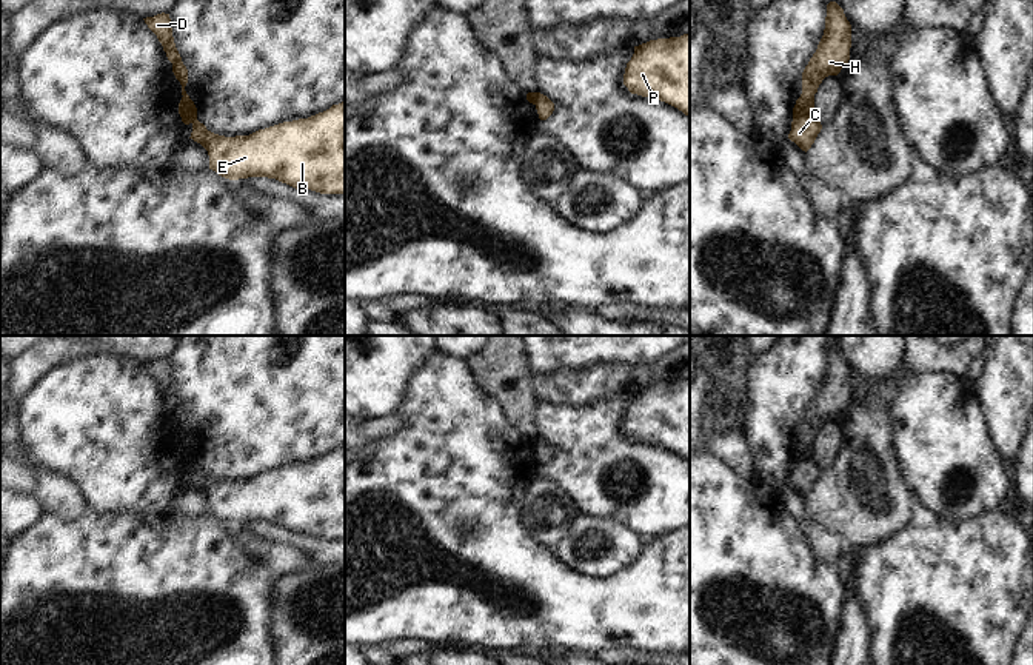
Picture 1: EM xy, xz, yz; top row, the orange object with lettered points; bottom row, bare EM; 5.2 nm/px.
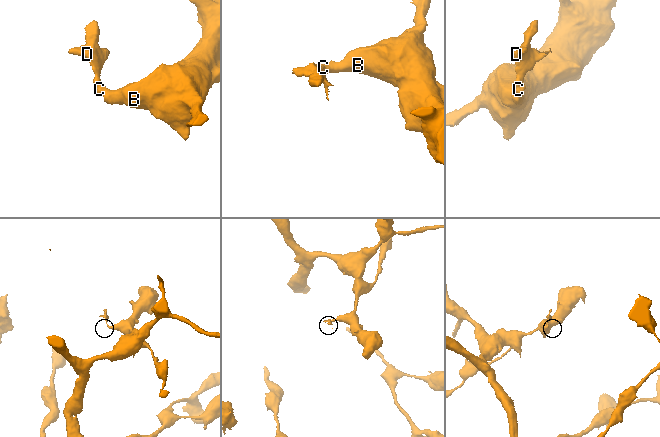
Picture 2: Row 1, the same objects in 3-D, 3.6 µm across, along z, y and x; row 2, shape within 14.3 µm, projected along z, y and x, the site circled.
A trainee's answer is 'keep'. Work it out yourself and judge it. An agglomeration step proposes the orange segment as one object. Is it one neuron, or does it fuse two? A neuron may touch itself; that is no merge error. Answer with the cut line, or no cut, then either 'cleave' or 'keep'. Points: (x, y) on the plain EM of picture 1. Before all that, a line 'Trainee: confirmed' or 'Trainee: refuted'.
Trainee: refuted
cut in yz along (810, 457), (793, 465); cleave

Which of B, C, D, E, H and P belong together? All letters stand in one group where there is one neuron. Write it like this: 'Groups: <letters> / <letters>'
Groups: B C E P / D H

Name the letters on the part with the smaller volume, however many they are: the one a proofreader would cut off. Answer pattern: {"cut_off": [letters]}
{"cut_off": ["D", "H"]}

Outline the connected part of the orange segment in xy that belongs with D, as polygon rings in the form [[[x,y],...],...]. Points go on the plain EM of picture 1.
[[[162,357],[154,362],[146,362],[143,365],[162,388],[168,405],[172,408],[172,417],[182,429],[183,442],[179,448],[179,459],[182,462],[182,466],[185,470],[194,468],[197,465],[197,453],[185,436],[185,431],[188,428],[188,414],[183,409],[182,402],[176,393],[169,359]]]

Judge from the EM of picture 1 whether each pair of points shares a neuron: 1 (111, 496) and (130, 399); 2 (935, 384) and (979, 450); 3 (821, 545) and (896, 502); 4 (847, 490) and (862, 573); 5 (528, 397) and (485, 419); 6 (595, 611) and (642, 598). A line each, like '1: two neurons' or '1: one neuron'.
1: one neuron
2: one neuron
3: two neurons
4: two neurons
5: two neurons
6: one neuron

